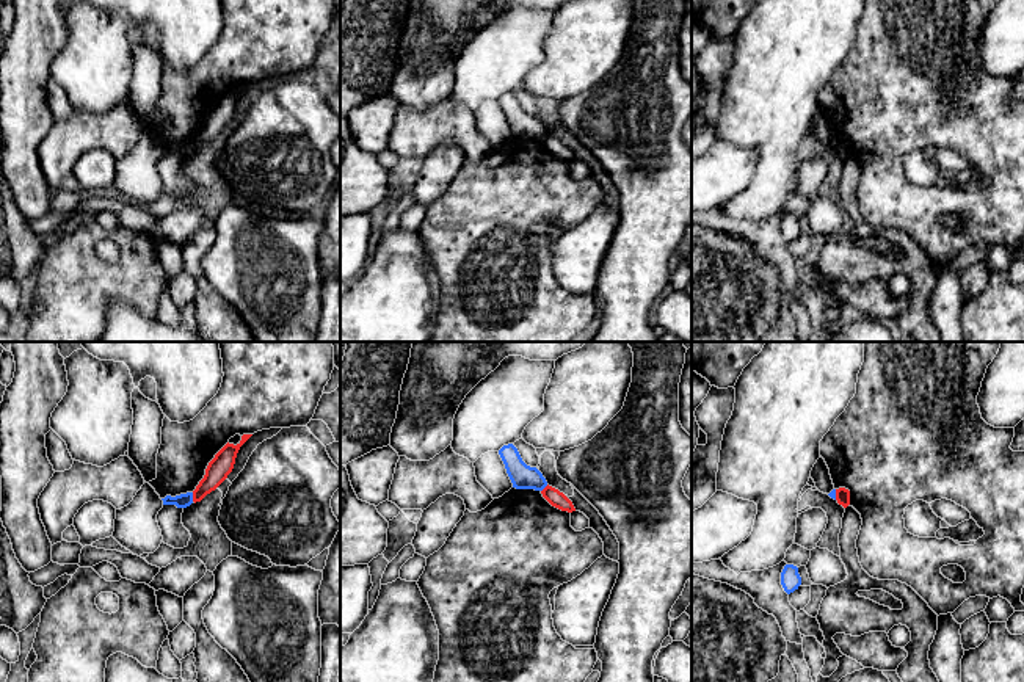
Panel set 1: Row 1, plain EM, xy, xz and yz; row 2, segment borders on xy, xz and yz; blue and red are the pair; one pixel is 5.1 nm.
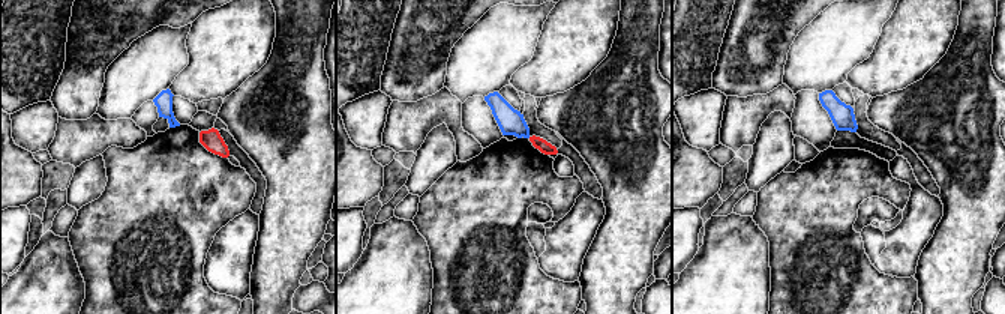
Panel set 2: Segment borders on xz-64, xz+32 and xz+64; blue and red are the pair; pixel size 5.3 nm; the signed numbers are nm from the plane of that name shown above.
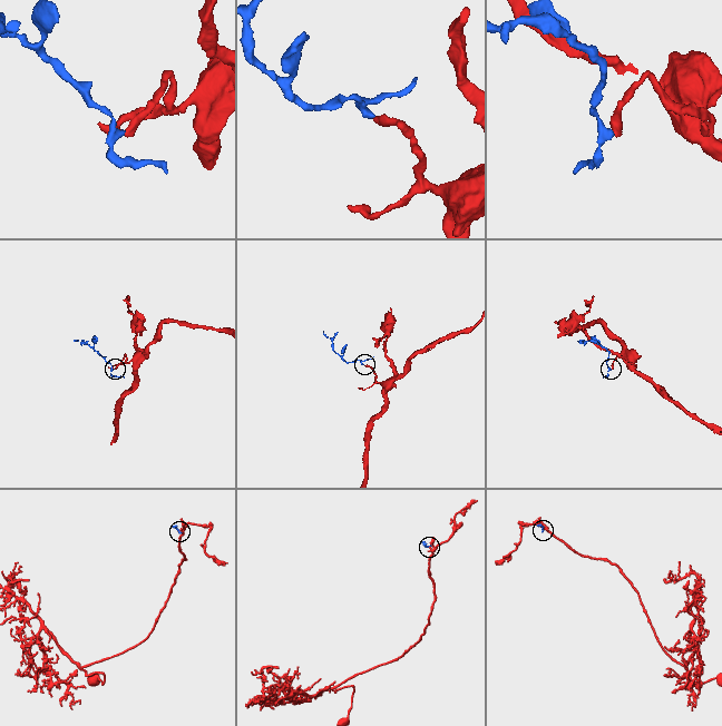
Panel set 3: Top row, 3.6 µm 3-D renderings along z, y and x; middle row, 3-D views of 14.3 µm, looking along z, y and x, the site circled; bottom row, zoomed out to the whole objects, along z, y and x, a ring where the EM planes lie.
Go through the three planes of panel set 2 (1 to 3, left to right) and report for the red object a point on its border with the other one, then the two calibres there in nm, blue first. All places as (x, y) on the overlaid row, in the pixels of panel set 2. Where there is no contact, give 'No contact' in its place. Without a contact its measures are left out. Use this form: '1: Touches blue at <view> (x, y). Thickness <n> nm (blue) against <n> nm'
1: No contact
2: No contact
3: No contact

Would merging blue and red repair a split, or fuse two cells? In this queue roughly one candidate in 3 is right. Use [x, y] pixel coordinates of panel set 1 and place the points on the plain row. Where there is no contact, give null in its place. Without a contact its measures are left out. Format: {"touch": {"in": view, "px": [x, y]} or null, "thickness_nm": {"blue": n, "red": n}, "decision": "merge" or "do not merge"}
{"touch": {"in": "xy", "px": [192, 146]}, "thickness_nm": {"blue": 70, "red": 120}, "decision": "do not merge"}

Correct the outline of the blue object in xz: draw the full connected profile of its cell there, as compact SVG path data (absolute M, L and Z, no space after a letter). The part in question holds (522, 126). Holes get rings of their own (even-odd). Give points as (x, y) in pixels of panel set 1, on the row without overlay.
M513 93L503 94L499 103L505 113L507 122L516 138L543 140L547 135L546 127L536 116L527 114Z

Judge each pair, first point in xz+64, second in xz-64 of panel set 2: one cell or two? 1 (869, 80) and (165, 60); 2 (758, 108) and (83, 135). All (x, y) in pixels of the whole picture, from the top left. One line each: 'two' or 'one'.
1: two
2: one

